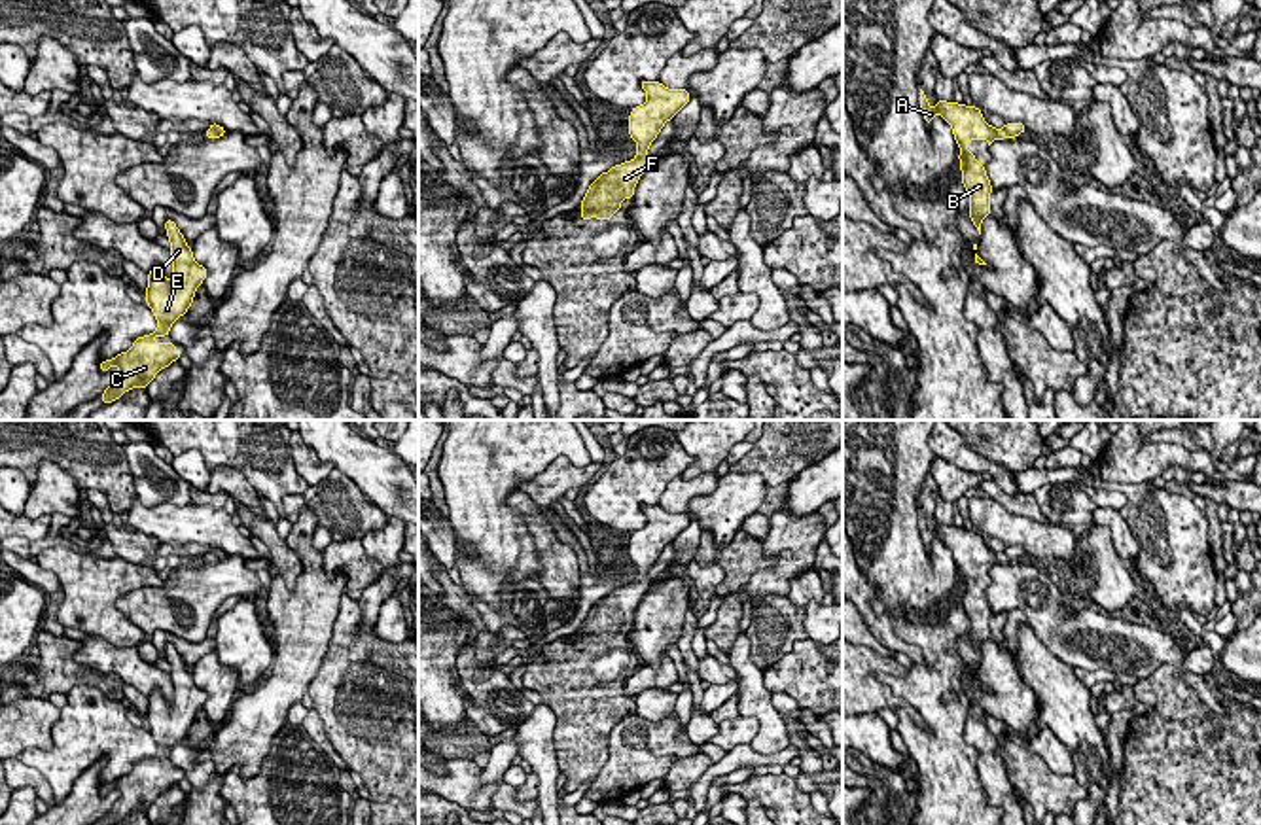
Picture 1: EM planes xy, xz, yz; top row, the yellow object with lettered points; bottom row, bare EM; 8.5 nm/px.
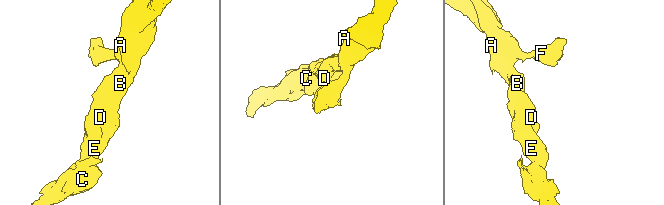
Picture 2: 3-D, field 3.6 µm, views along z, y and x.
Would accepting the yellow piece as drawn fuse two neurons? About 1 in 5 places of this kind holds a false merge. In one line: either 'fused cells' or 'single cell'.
single cell

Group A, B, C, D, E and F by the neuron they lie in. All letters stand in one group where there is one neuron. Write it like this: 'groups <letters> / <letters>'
groups A B C D E F

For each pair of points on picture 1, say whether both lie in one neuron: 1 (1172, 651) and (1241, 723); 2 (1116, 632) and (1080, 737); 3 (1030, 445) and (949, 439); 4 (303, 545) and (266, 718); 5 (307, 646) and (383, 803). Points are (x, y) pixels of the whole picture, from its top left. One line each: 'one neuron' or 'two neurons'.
1: two neurons
2: two neurons
3: two neurons
4: one neuron
5: two neurons

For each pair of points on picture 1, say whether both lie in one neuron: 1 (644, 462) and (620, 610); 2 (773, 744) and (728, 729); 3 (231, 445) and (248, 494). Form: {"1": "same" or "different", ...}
{"1": "different", "2": "different", "3": "different"}

